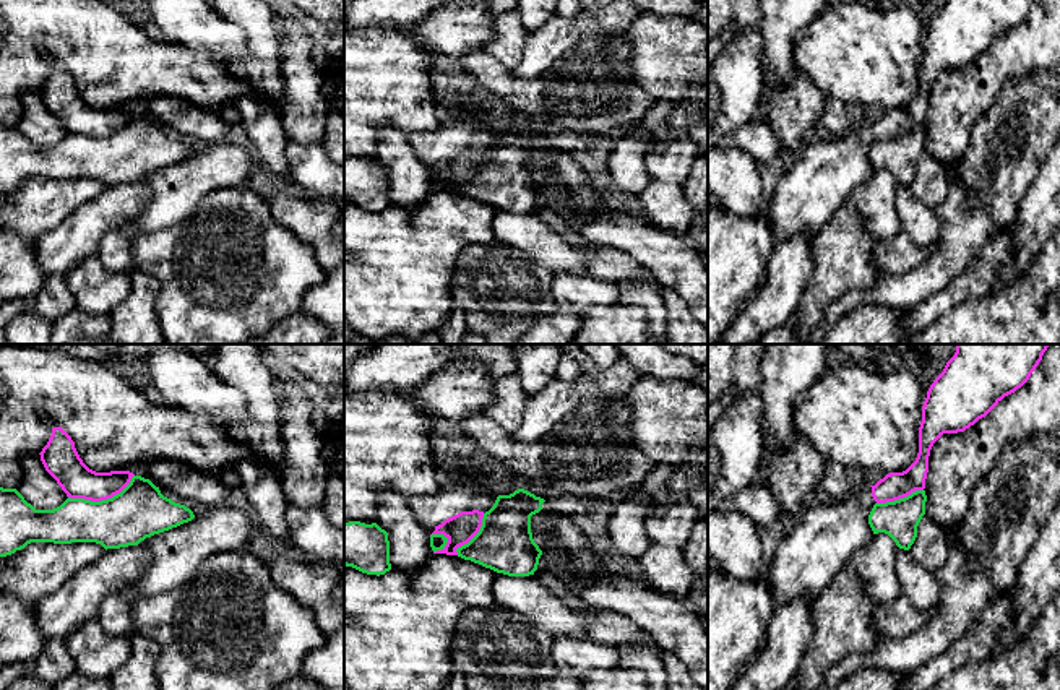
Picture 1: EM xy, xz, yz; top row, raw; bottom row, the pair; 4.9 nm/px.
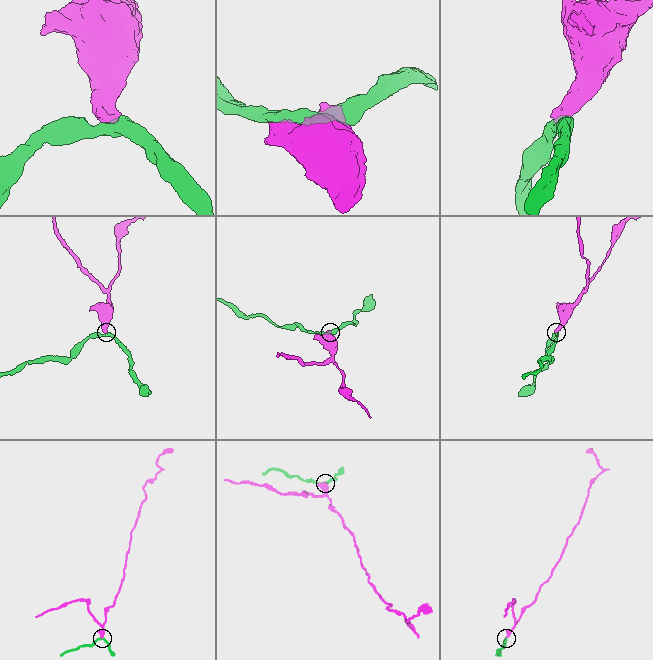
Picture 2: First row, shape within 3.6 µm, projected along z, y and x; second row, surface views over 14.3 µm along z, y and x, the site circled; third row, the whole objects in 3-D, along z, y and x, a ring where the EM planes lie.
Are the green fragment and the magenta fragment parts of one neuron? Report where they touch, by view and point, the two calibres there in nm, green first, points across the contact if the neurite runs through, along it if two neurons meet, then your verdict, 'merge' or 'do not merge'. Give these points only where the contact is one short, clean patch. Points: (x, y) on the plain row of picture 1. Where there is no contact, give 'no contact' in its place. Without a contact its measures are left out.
contact xy (103, 137); calibres 280 and 170 nm; border xy (133, 111), (111, 133), (99, 137), (68, 133); do not merge

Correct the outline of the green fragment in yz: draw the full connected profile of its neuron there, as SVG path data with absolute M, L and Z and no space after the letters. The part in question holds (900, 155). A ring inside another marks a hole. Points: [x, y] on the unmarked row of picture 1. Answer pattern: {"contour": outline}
{"contour": "M916 127L894 138L875 140L868 151L873 170L885 169L899 185L909 187L917 174L917 162L925 151L925 138L925 127Z"}

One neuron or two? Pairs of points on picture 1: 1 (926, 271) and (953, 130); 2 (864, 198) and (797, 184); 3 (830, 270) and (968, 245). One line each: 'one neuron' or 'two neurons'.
1: two neurons
2: two neurons
3: two neurons

